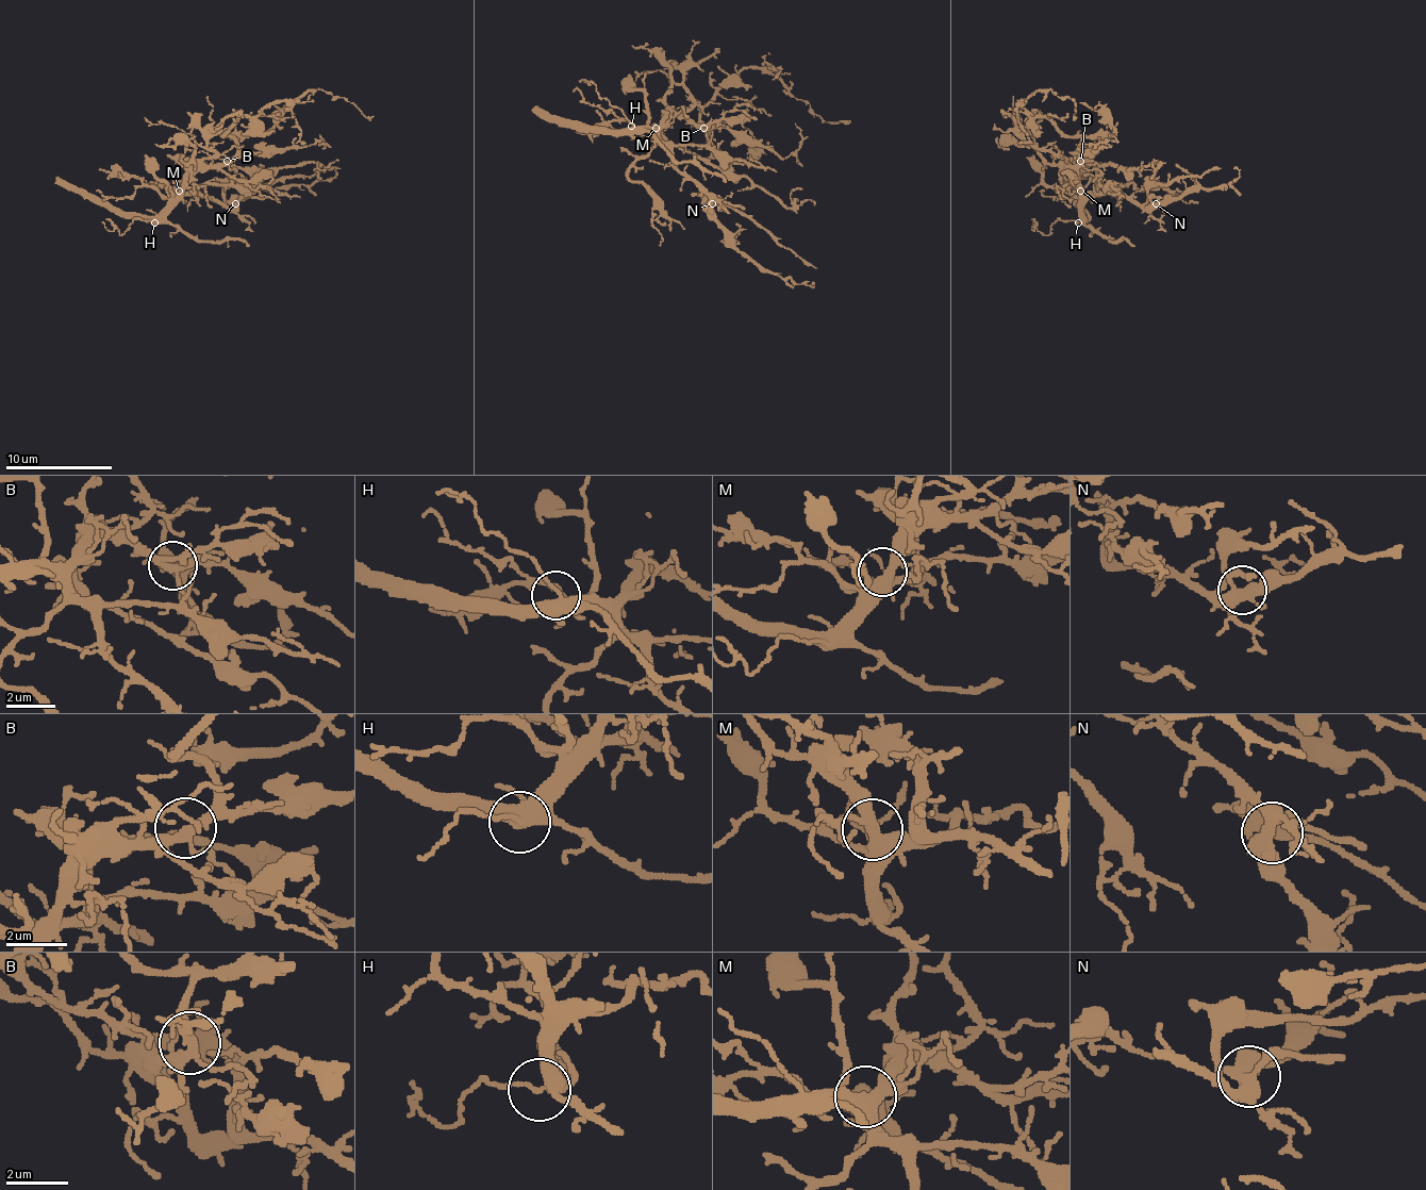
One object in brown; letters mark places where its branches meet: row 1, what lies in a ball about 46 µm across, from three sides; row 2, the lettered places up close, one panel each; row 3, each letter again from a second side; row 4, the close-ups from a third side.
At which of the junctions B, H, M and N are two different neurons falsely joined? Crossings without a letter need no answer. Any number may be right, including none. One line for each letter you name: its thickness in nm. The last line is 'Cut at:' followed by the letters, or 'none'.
Cut at: none

